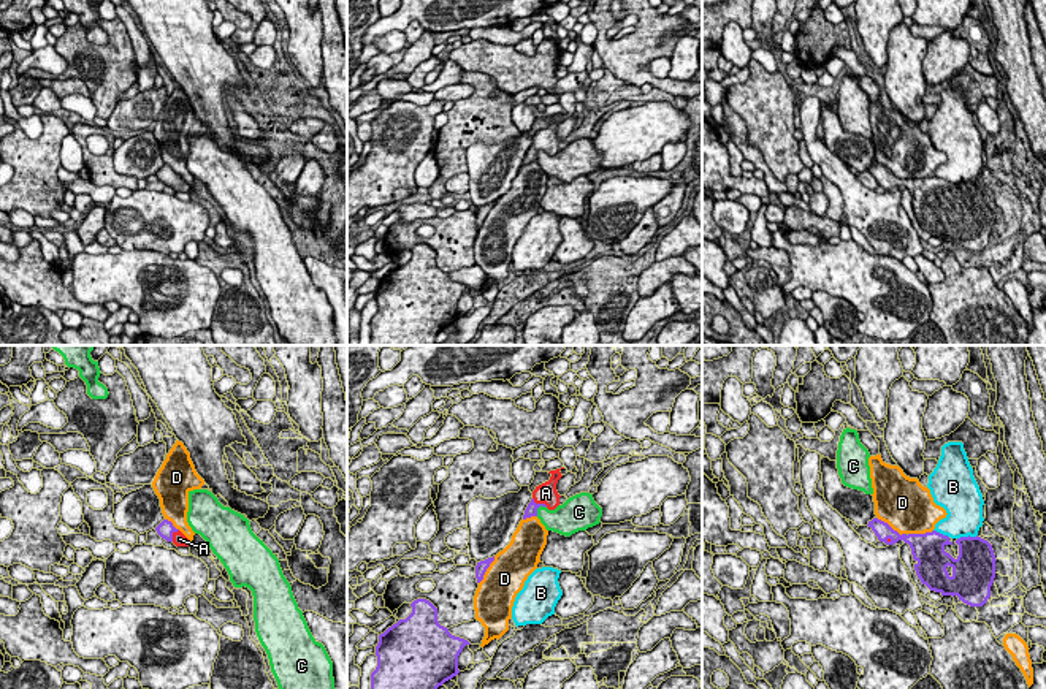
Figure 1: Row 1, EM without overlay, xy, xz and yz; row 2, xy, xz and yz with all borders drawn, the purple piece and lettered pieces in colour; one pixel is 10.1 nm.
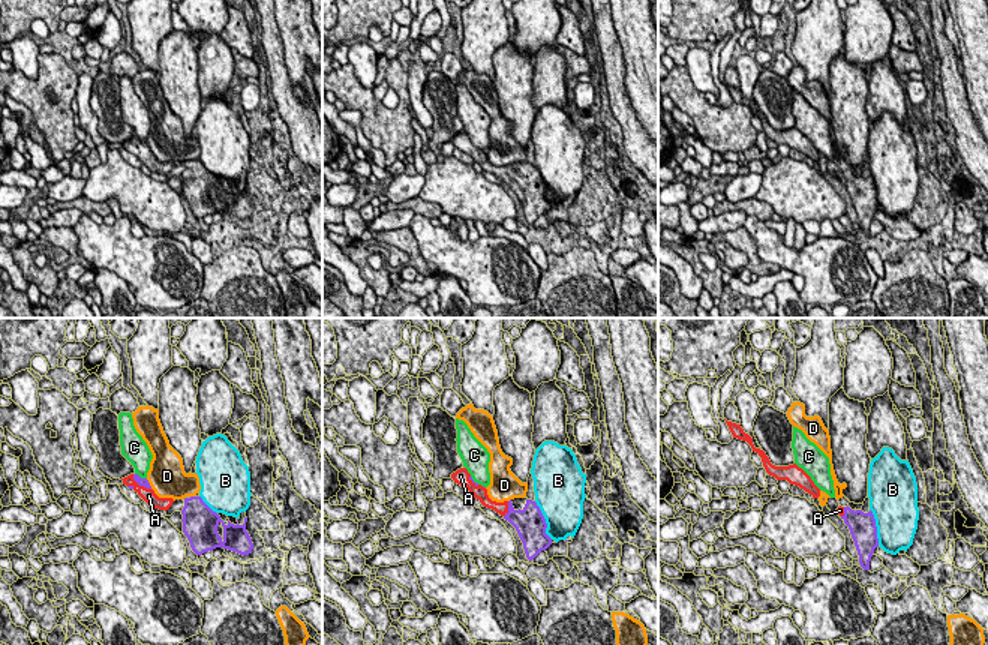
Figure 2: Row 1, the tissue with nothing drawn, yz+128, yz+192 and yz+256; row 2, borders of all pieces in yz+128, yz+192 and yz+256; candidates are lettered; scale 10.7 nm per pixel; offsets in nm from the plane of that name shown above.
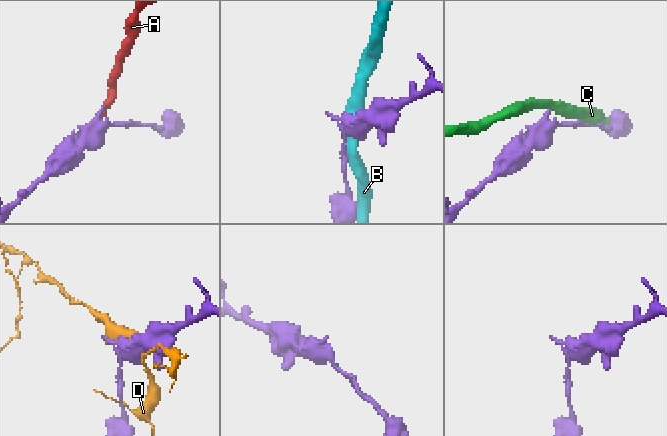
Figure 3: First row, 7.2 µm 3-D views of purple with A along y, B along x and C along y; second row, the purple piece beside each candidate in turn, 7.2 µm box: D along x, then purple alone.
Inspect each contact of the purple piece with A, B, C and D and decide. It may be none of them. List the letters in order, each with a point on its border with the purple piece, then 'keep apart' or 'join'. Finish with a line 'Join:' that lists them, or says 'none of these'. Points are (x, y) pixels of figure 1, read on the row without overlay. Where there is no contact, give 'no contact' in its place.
A: xz (539, 149) | join
B: yz (969, 181) | keep apart
C: xz (538, 152) | keep apart
D: yz (889, 171) | keep apart
Join: A

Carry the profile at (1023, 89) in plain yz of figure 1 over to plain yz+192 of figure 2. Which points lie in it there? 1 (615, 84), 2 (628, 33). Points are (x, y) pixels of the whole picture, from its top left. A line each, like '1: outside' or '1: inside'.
1: inside
2: outside

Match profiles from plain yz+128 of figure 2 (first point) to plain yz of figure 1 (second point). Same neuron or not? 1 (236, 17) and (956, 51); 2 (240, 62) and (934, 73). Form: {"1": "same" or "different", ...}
{"1": "different", "2": "different"}

